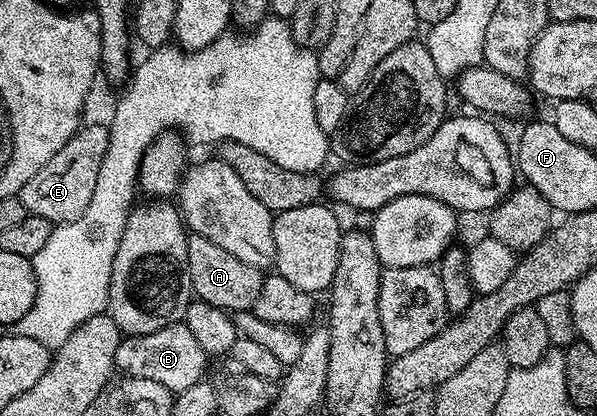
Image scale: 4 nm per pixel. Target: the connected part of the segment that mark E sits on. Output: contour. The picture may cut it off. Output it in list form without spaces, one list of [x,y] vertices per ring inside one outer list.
[[[102,123],[81,127],[74,133],[70,142],[26,182],[18,193],[27,215],[46,218],[52,225],[74,222],[86,214],[86,206],[90,206],[90,198],[94,194],[94,182],[98,182],[98,170],[102,170],[102,158],[106,158],[108,145],[108,129]]]

